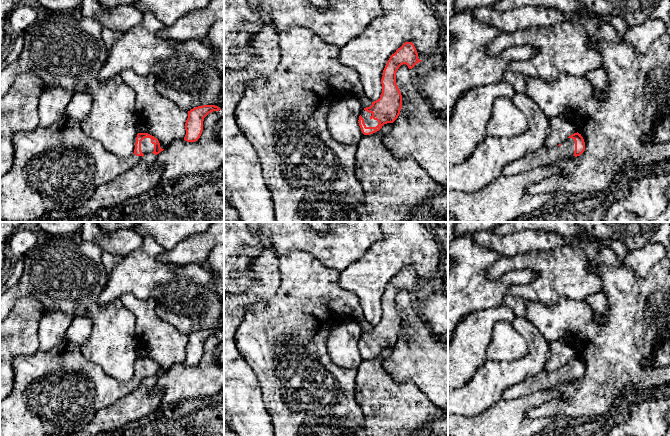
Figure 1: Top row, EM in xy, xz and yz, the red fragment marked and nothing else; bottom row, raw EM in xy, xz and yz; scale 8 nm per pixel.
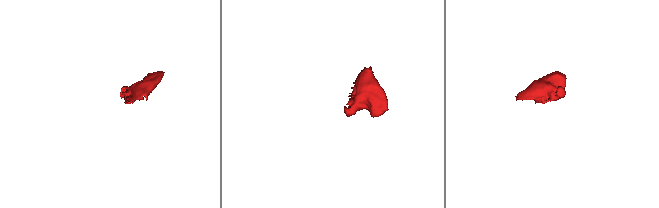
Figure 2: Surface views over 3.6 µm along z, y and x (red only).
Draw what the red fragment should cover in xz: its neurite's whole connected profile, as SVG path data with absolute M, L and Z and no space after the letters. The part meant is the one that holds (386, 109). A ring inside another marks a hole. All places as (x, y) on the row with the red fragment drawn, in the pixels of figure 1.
M405 42L390 56L383 70L383 76L381 79L382 93L380 98L372 102L370 107L363 108L361 115L359 116L359 126L364 135L373 134L379 131L384 124L393 123L398 118L402 108L402 95L396 84L396 72L403 64L406 64L409 69L412 69L421 61L422 60L418 58L417 50L412 42Z

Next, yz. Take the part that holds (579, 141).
M581 134L570 135L563 143L556 147L543 147L508 164L503 170L504 176L521 174L538 167L560 164L580 156L585 151L585 142Z

